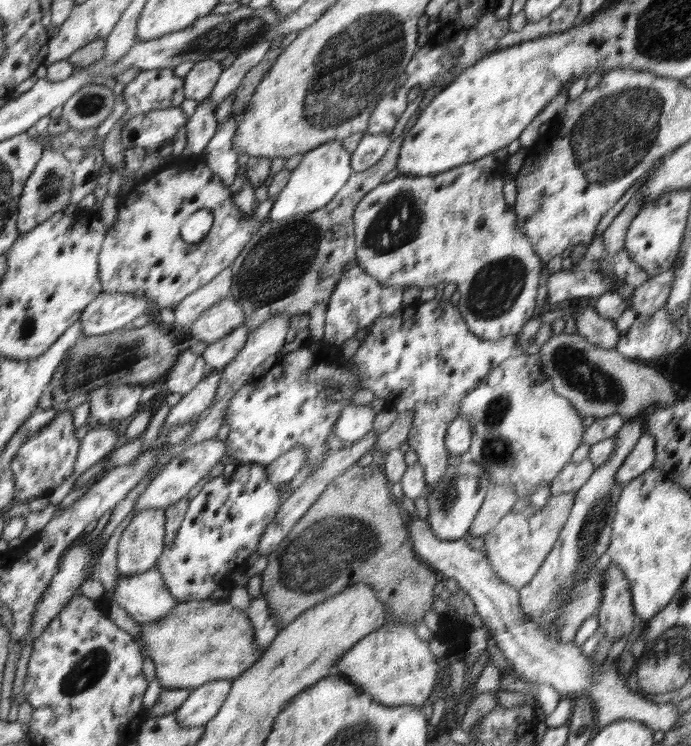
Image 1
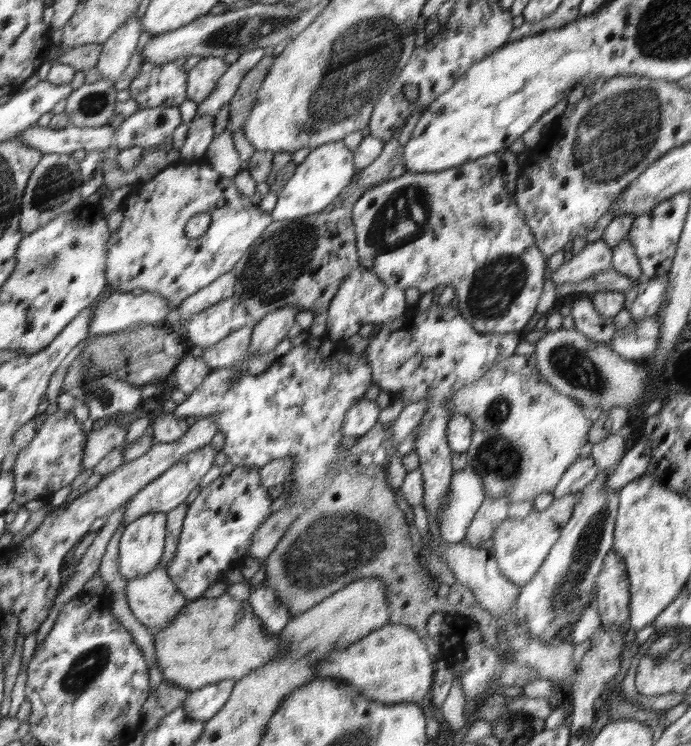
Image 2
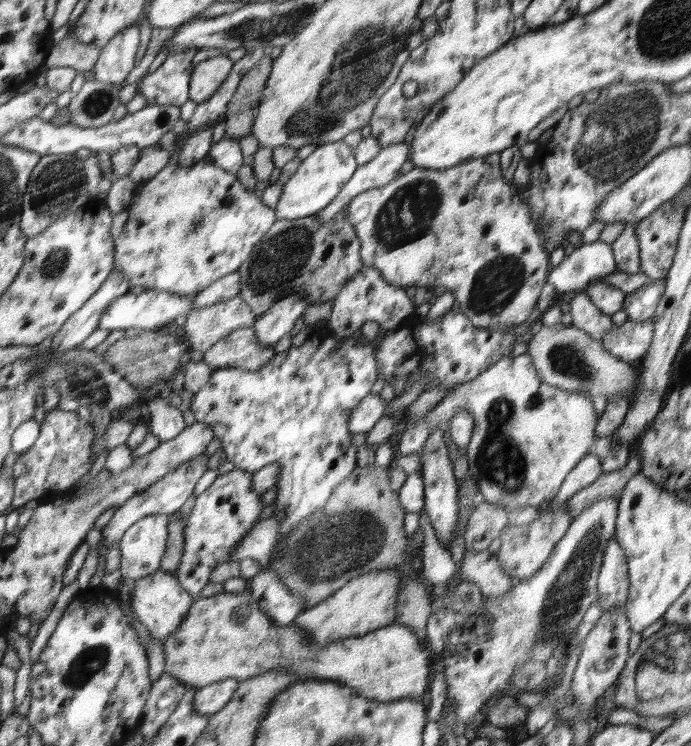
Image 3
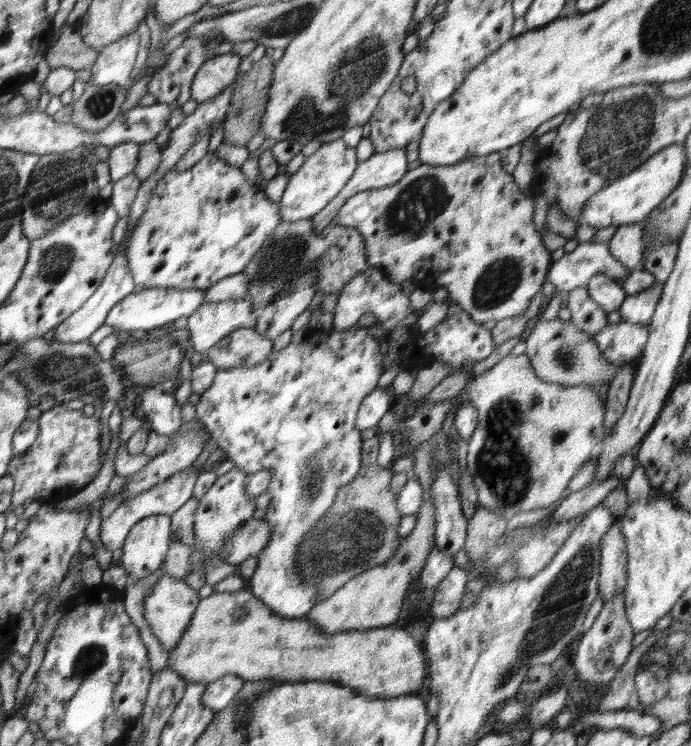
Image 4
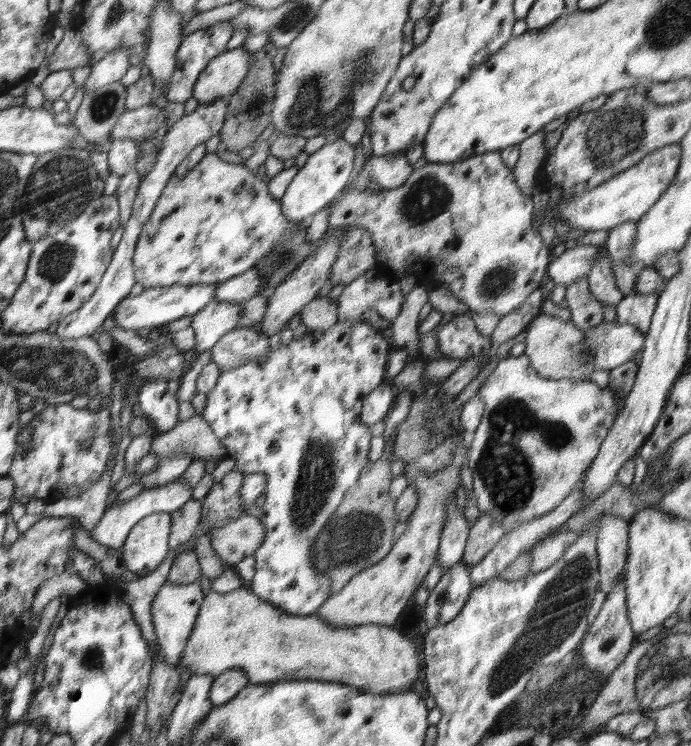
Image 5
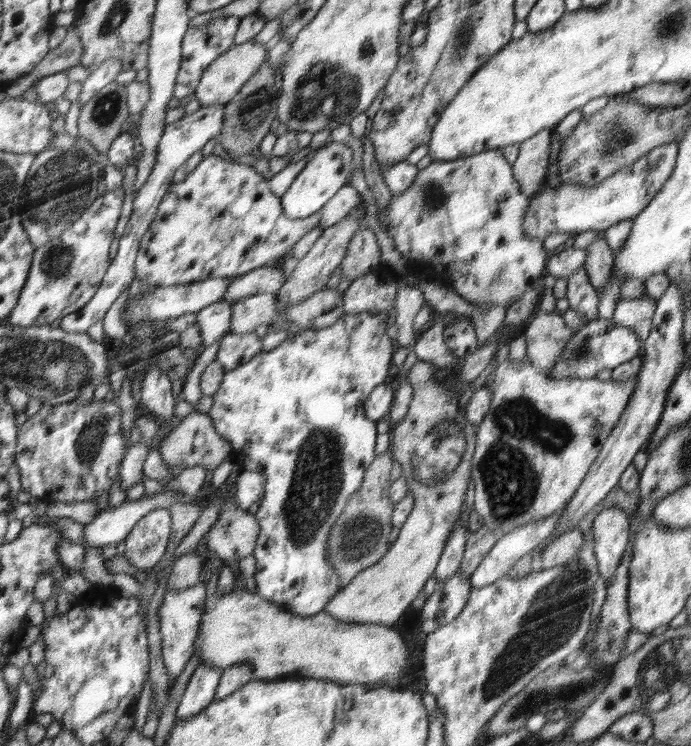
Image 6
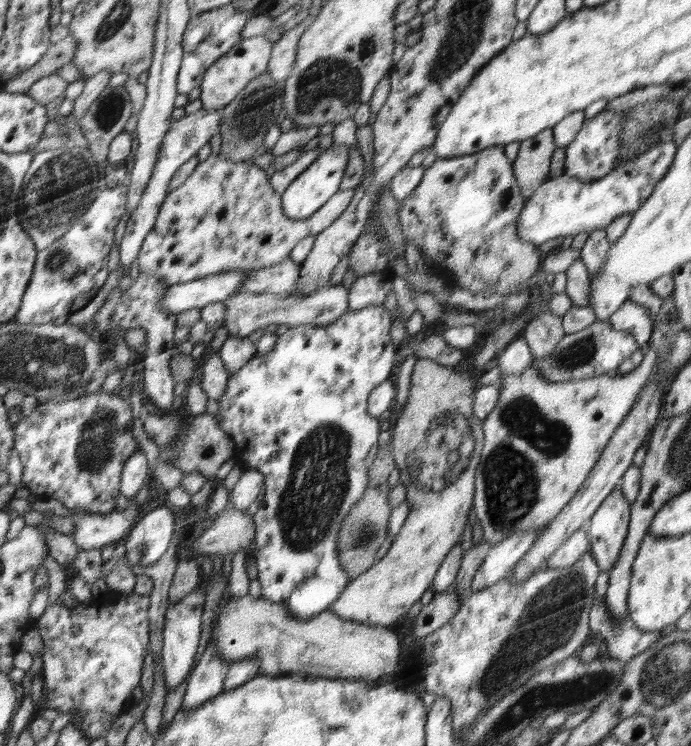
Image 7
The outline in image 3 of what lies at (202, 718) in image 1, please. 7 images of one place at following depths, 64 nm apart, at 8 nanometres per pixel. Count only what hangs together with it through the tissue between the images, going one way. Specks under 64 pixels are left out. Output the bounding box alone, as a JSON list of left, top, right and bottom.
[195,678,240,716]

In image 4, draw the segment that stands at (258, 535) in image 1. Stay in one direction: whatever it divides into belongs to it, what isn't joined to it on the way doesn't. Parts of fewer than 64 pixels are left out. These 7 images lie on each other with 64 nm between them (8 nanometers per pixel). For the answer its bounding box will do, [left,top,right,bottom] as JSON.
[184,469,260,590]

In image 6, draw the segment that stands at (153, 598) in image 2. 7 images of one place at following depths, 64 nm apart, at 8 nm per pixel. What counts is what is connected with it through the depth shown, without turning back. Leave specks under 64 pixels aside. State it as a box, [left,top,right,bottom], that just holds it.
[160,581,206,678]

